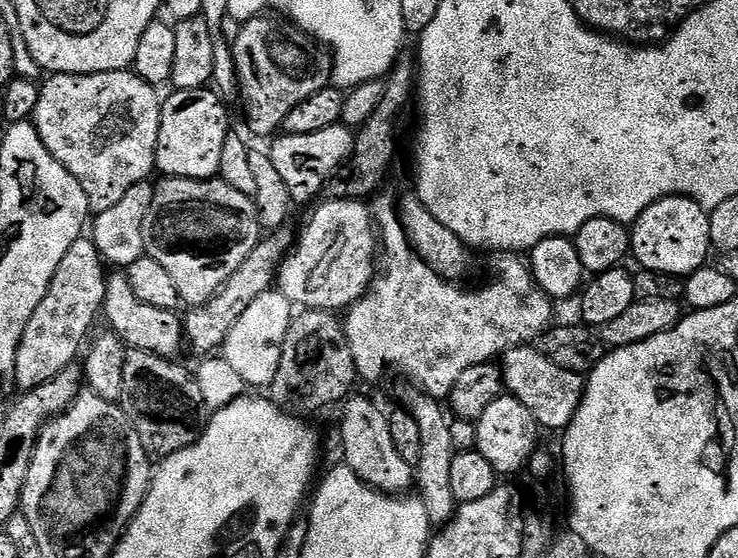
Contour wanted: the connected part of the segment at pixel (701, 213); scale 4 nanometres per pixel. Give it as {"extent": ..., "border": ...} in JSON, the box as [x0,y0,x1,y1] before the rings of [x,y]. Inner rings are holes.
{"extent":[630,196,713,278],"border":[[[667,196],[658,202],[654,202],[637,218],[630,228],[630,252],[640,263],[641,269],[649,272],[661,272],[686,278],[691,272],[705,267],[709,263],[708,252],[713,251],[712,235],[710,234],[709,213],[698,202],[694,202],[688,196]]]}

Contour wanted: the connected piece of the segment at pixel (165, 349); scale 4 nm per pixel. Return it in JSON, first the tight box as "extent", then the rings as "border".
{"extent":[103,274,186,358],"border":[[[116,274],[108,277],[108,296],[104,299],[103,319],[108,319],[107,327],[115,332],[128,348],[146,350],[150,354],[158,354],[169,358],[179,357],[180,347],[186,344],[184,322],[173,310],[158,310],[158,306],[146,306],[130,290],[127,275]]]}

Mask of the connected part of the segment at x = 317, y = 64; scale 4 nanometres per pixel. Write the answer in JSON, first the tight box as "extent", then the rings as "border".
{"extent":[232,14,334,138],"border":[[[265,14],[254,20],[243,21],[240,33],[232,44],[232,57],[236,63],[239,80],[239,95],[244,102],[244,112],[248,115],[248,128],[256,136],[272,138],[283,129],[286,114],[298,106],[298,102],[306,102],[314,94],[318,94],[332,84],[332,66],[334,57],[319,40],[296,27],[284,18],[273,18]]]}

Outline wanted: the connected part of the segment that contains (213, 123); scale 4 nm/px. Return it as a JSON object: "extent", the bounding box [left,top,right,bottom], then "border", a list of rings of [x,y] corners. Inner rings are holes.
{"extent":[156,86,230,180],"border":[[[208,86],[181,92],[173,91],[171,95],[172,97],[169,100],[167,97],[160,106],[156,168],[159,171],[164,171],[163,175],[168,178],[177,176],[183,180],[217,179],[222,166],[222,146],[226,146],[226,138],[230,131],[230,125],[228,125],[229,105],[225,103],[218,91]]]}

